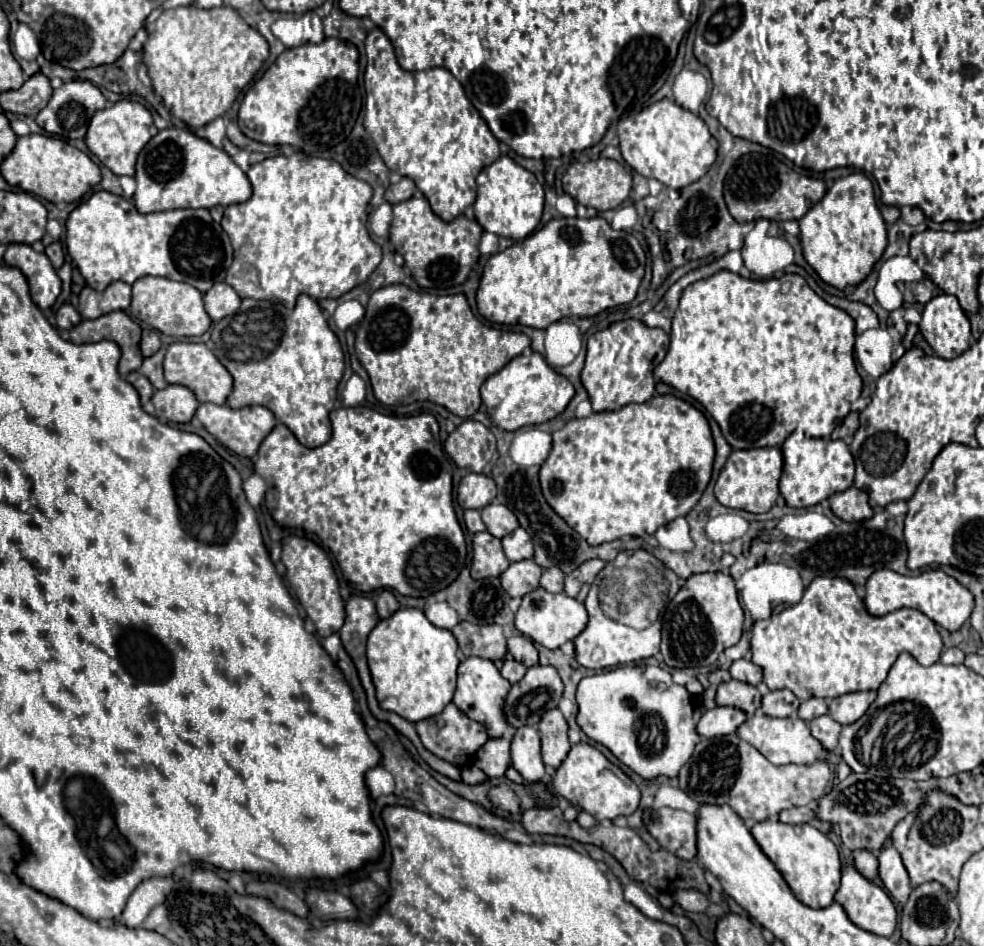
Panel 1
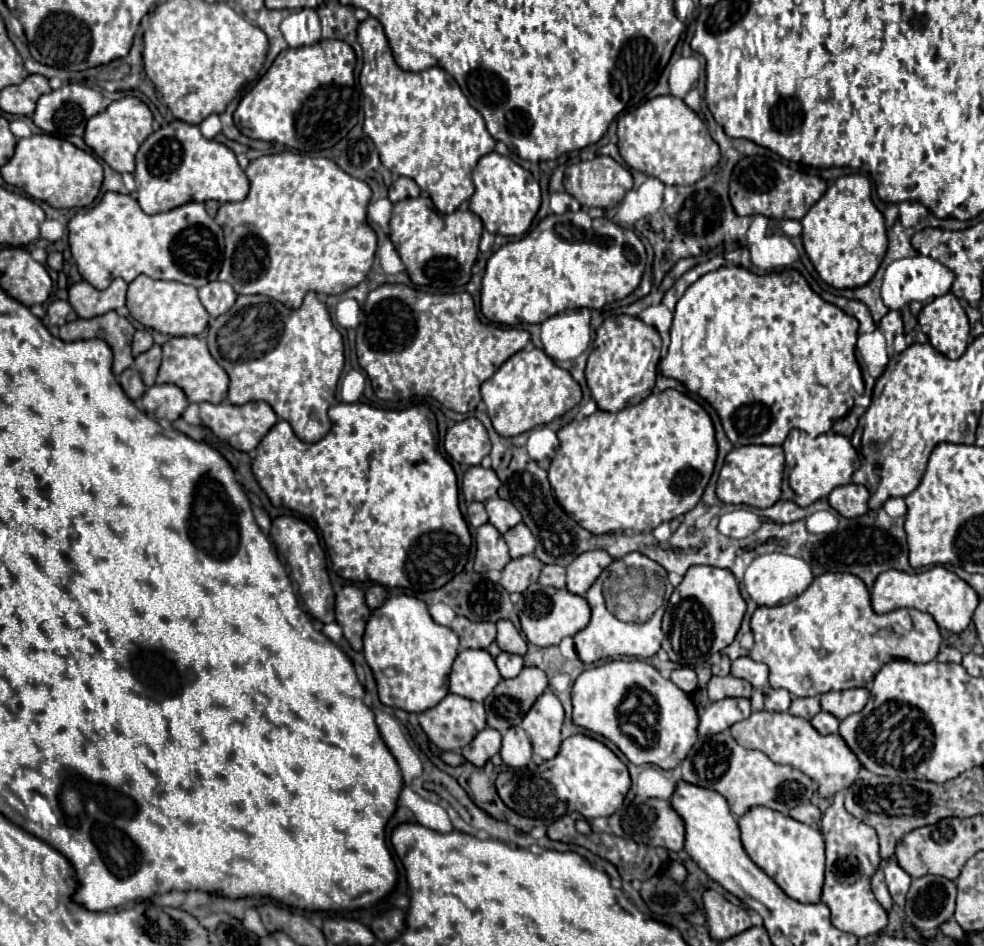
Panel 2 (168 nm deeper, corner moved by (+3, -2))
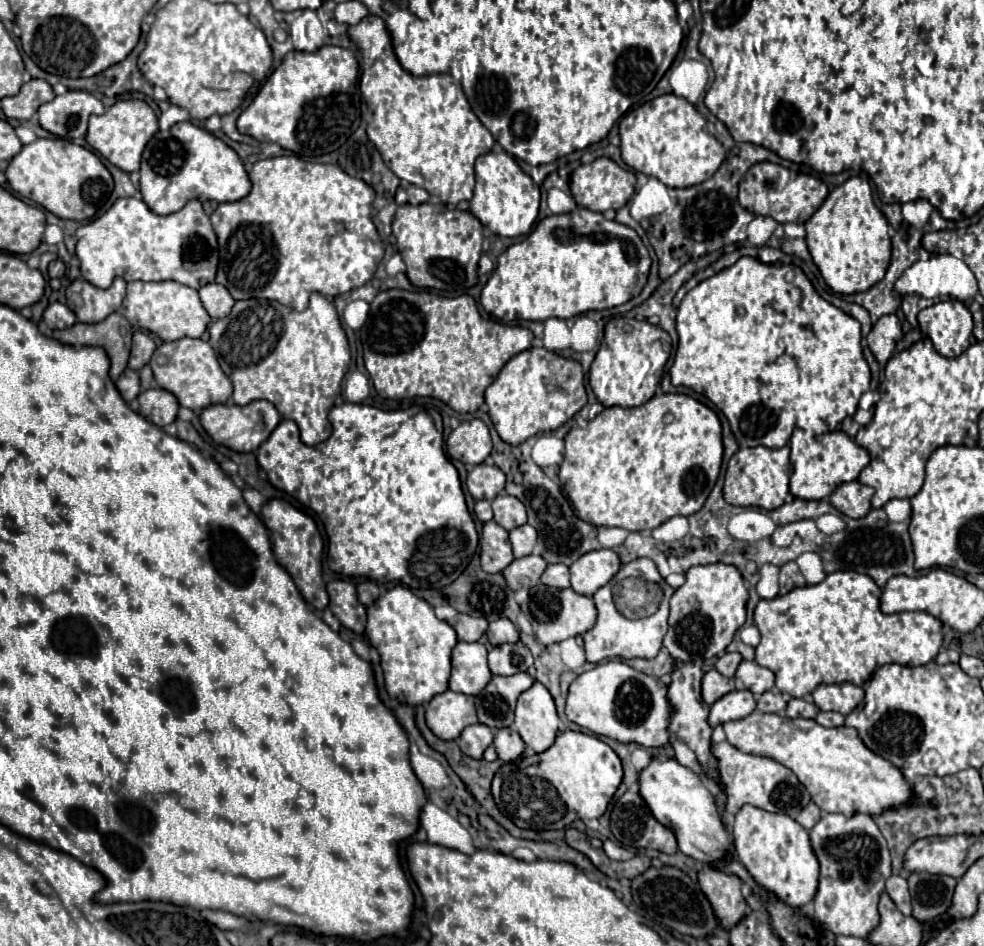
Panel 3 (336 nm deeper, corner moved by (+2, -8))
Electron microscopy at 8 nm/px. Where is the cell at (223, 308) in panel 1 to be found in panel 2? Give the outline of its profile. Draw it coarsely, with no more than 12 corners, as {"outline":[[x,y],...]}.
{"outline":[[215,280],[199,288],[209,316],[231,310],[237,294],[231,284]]}

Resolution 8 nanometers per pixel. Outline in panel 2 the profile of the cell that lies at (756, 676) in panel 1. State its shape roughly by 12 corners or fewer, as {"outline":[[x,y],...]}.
{"outline":[[749,656],[731,662],[731,674],[753,688],[767,686],[769,670]]}

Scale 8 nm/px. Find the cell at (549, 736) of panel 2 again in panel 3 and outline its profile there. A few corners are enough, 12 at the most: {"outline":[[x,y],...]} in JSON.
{"outline":[[542,682],[516,700],[514,728],[534,752],[552,746],[560,718]]}

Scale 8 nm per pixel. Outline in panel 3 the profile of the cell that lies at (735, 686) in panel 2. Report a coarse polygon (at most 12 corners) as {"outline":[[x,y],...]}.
{"outline":[[718,670],[702,678],[702,700],[710,706],[734,690]]}

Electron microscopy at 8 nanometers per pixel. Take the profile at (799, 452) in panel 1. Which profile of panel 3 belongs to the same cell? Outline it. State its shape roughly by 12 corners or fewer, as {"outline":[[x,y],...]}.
{"outline":[[842,430],[790,438],[790,492],[828,498],[868,450]]}

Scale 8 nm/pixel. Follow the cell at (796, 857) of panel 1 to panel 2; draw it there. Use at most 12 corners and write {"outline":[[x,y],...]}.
{"outline":[[751,808],[741,840],[793,900],[821,902],[819,830]]}

